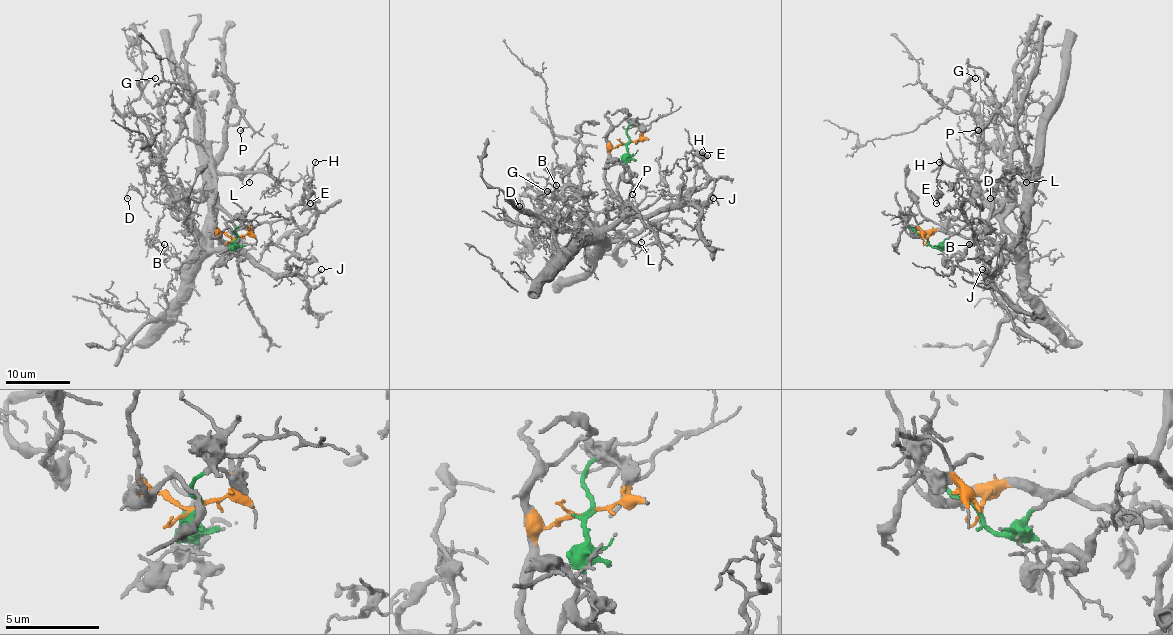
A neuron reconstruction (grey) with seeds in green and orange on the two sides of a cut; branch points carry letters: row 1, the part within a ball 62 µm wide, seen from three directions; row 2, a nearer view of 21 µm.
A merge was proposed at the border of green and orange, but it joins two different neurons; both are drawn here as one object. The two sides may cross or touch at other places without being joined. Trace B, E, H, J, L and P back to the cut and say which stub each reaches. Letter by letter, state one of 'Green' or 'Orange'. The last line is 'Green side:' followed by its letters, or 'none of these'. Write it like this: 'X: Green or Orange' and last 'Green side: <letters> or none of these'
B: Orange
E: Green
H: Green
J: Orange
L: Orange
P: Orange
Green side: E, H

